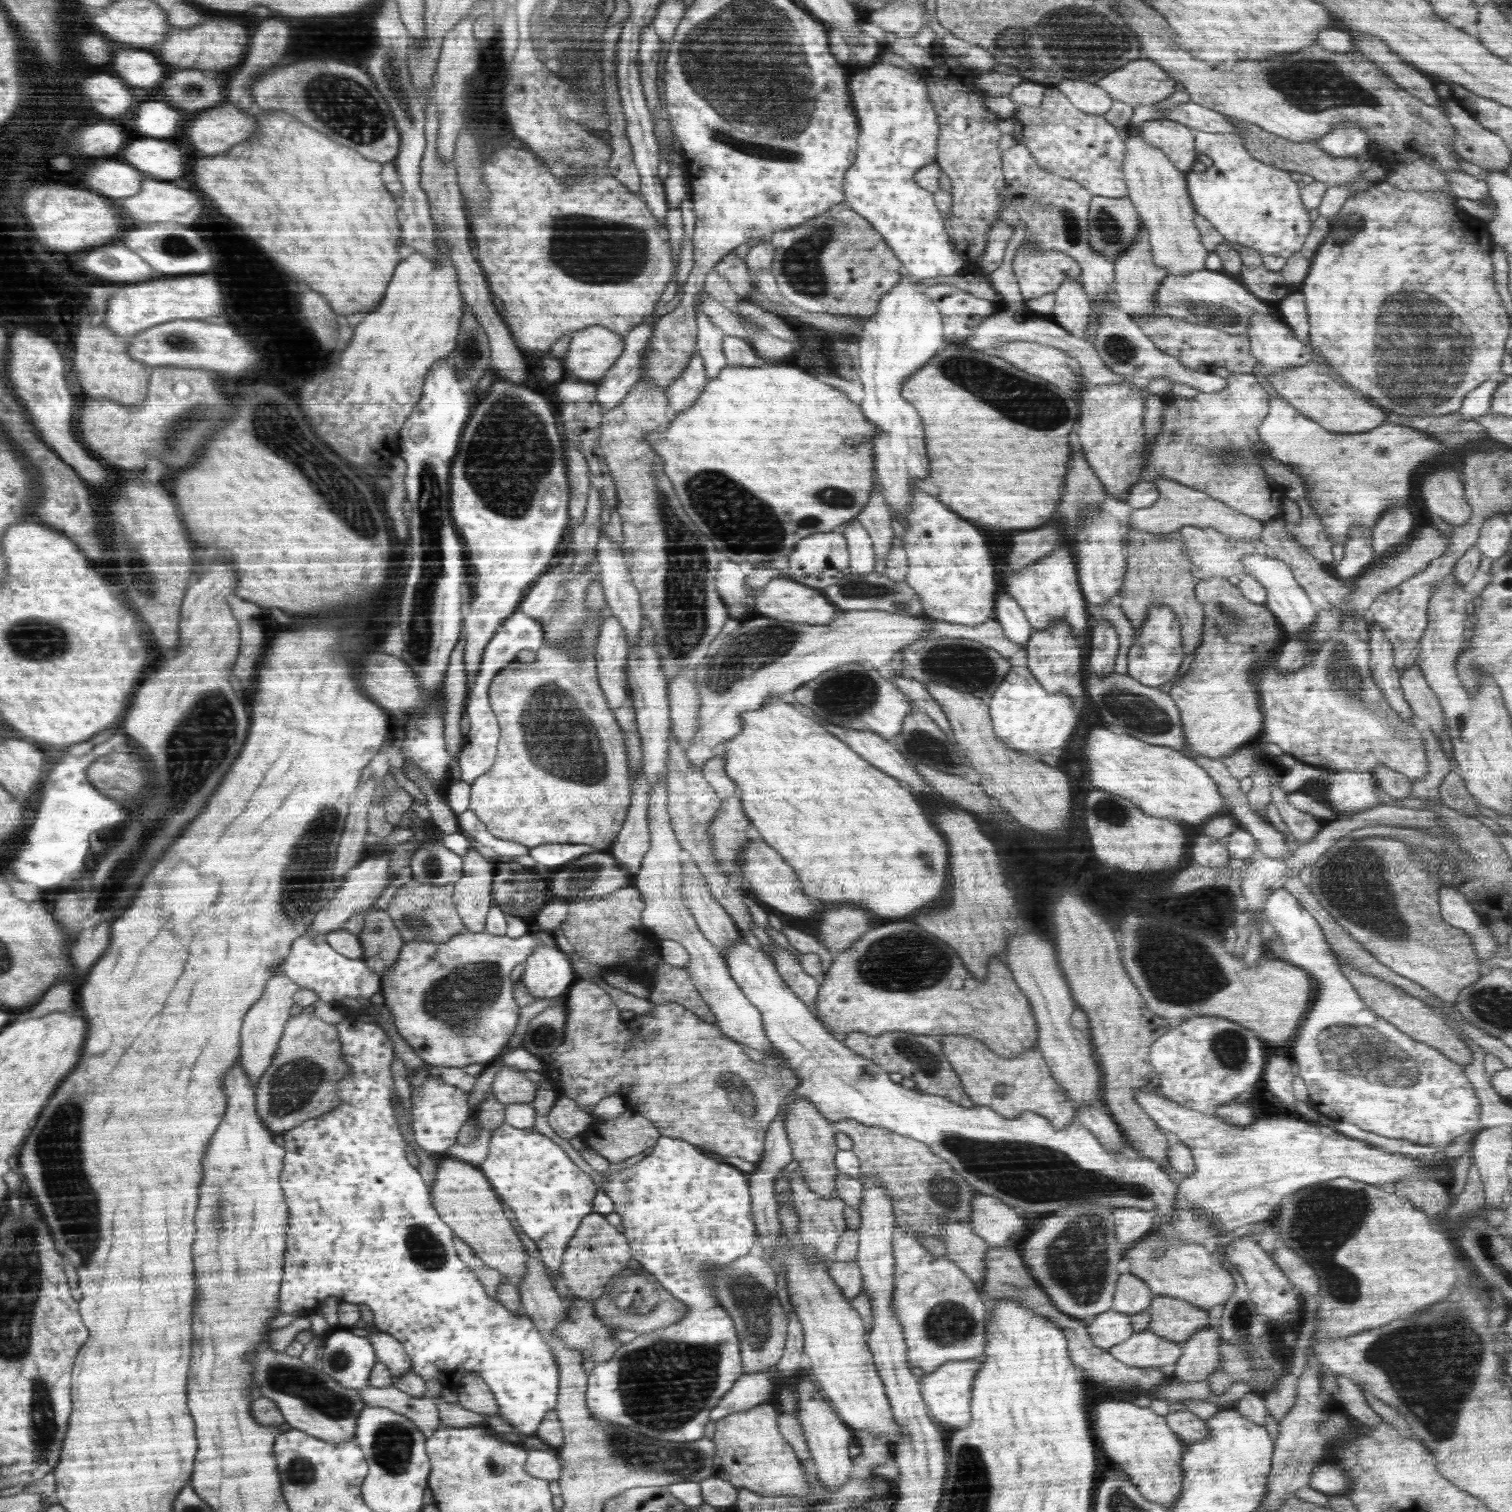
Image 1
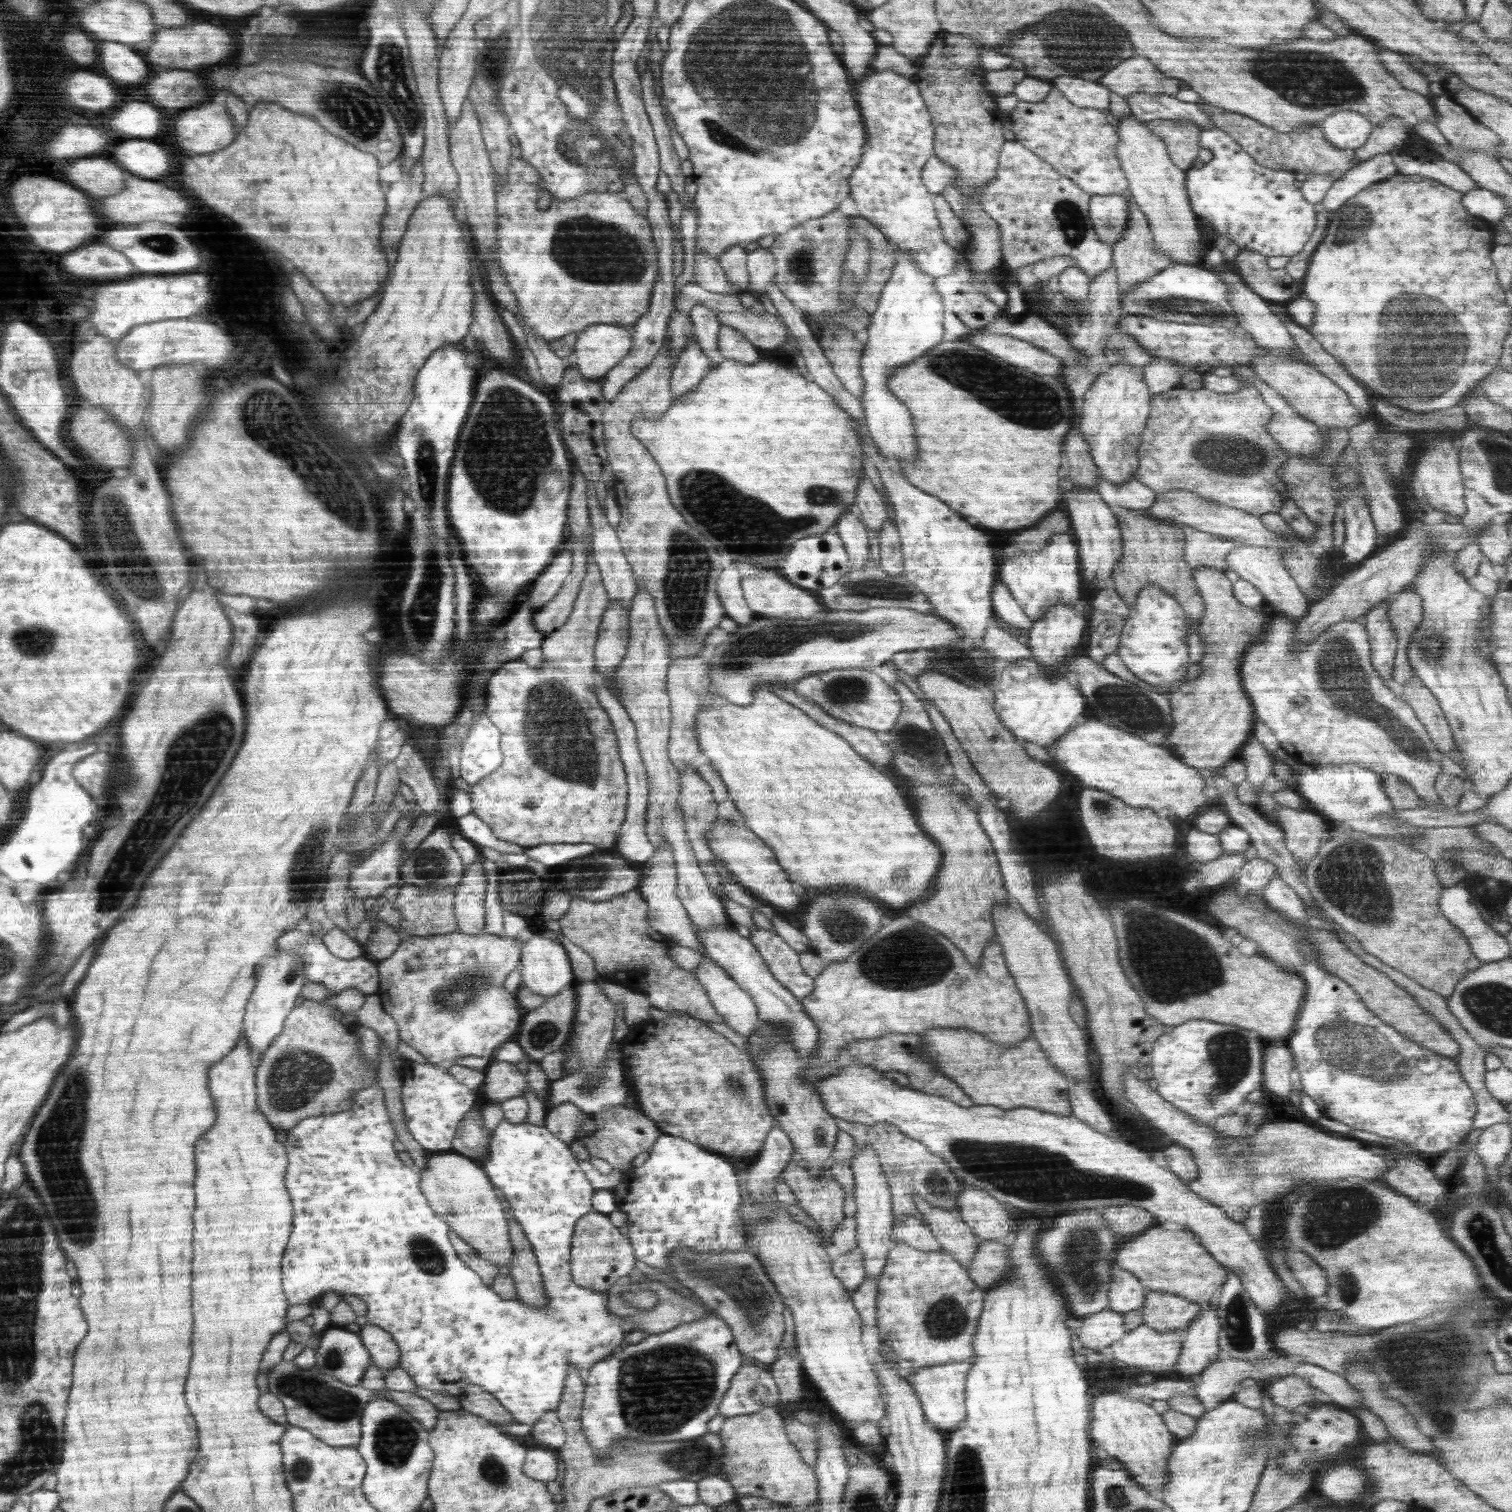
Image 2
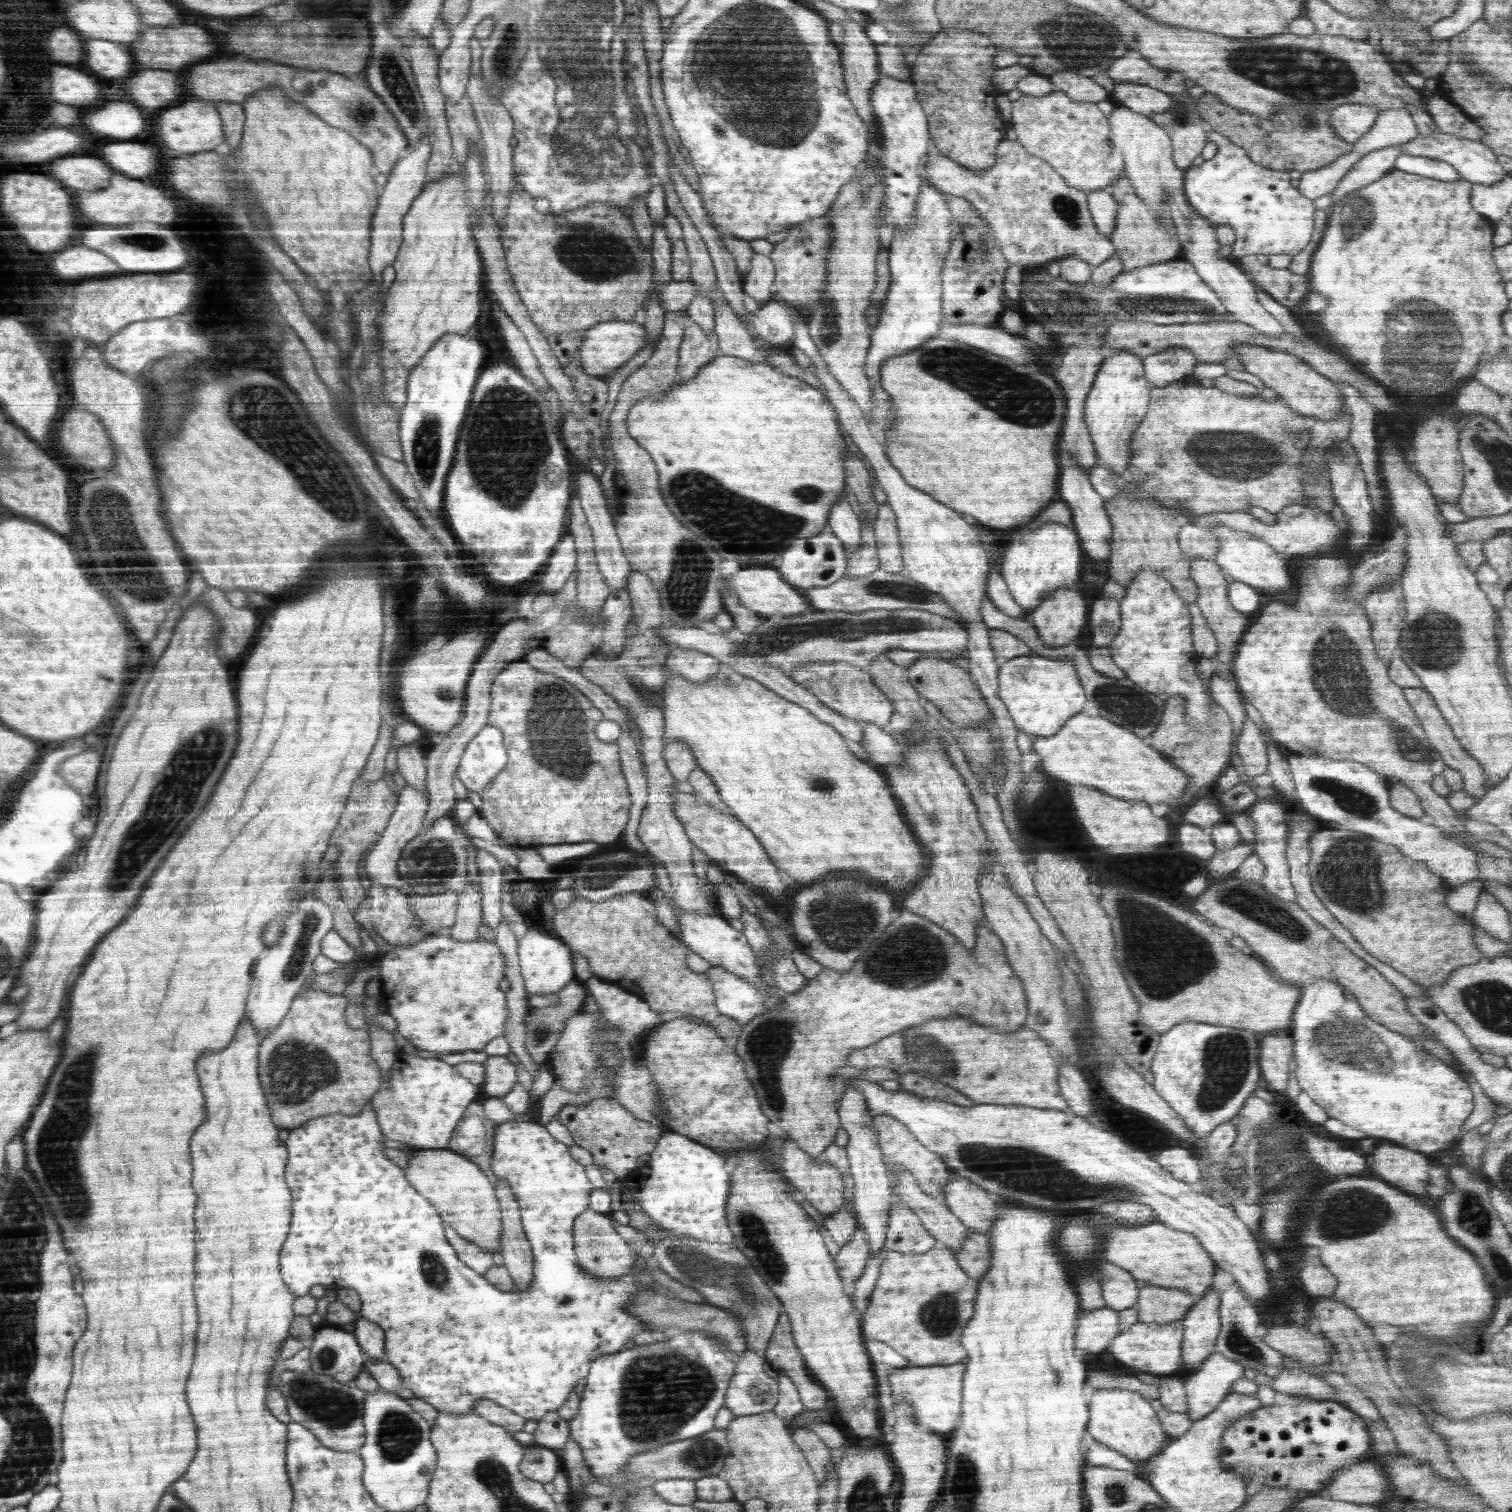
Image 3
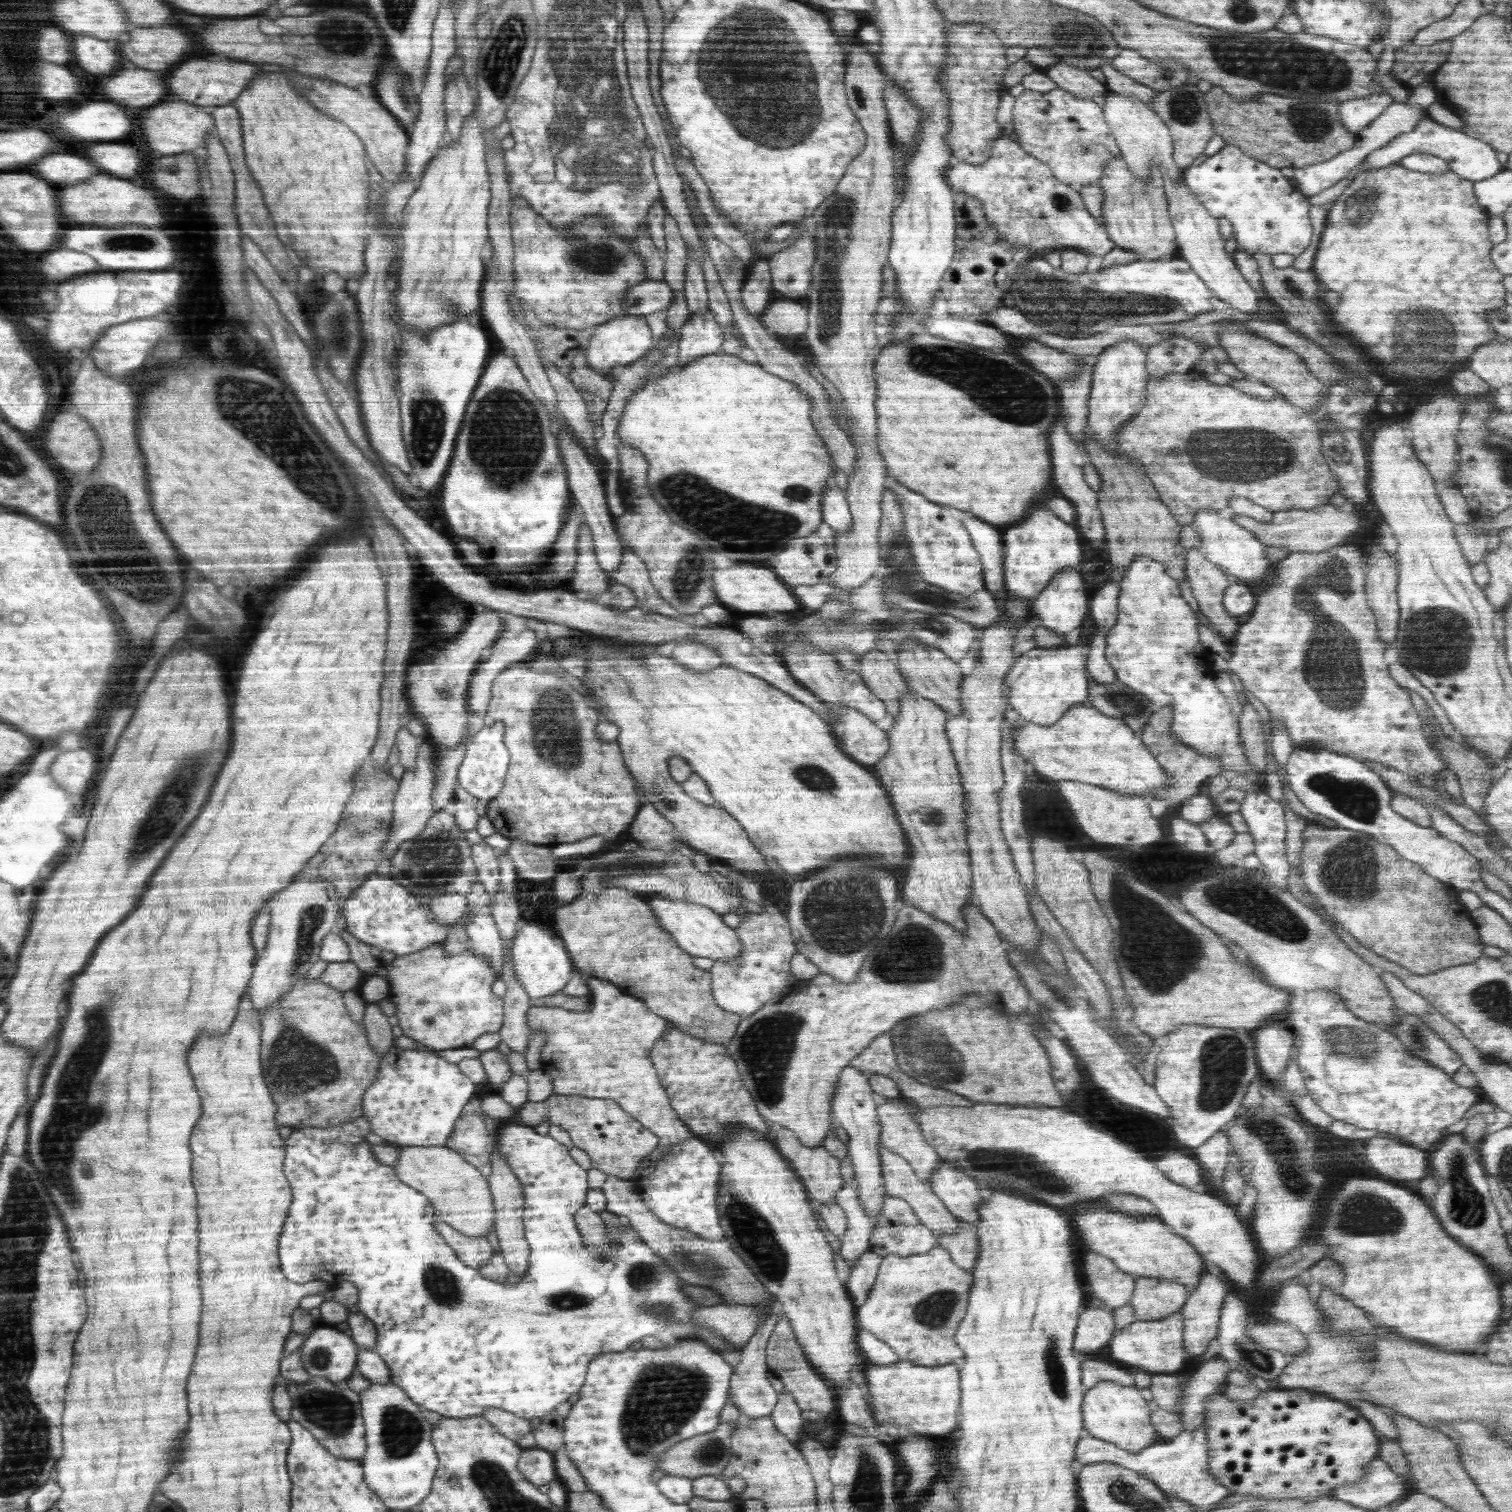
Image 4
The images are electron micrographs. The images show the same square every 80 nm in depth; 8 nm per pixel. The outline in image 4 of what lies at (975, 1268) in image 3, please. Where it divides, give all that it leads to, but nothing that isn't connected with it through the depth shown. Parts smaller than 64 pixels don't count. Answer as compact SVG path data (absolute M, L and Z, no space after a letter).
M959 1221L955 1233L944 1233L937 1237L940 1247L949 1250L959 1267L972 1272L979 1255L979 1238L976 1225Z

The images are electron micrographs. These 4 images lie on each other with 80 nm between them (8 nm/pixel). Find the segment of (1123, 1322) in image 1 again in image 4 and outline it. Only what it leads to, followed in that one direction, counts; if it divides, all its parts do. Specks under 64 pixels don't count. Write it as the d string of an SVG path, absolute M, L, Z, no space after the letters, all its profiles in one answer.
M1085 1305L1074 1329L1073 1349L1081 1353L1098 1350L1108 1345L1115 1333L1112 1308Z

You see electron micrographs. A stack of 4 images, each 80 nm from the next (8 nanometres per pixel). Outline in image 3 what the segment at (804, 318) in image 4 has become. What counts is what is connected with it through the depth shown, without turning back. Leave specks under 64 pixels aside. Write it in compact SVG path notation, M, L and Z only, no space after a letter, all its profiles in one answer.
M770 300L759 306L749 318L740 320L748 332L752 331L761 341L777 347L791 342L795 335L795 320L803 317L796 310L789 309L784 303Z

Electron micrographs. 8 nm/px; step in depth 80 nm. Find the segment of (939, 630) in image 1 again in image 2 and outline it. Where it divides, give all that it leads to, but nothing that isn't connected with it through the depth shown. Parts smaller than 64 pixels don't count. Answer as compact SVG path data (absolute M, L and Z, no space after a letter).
M992 618L989 620L989 625L983 636L983 648L991 652L1003 664L1031 657L1031 650L1024 641L1000 628Z

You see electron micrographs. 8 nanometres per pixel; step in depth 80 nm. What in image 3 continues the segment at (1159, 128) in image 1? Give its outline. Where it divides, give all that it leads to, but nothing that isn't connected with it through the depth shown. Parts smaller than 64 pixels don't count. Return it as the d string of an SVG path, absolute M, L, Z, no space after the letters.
M1186 92L1174 93L1172 97L1178 99L1180 106L1164 112L1154 114L1151 120L1168 133L1173 148L1173 161L1178 168L1192 170L1194 158L1198 158L1209 141L1208 126L1196 106L1197 99L1193 99Z

